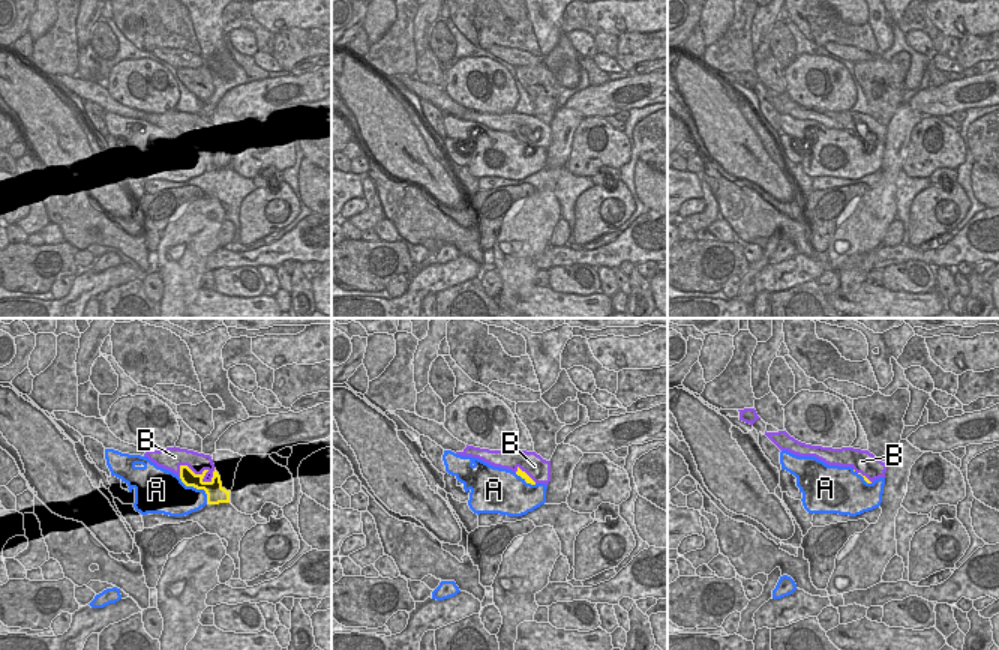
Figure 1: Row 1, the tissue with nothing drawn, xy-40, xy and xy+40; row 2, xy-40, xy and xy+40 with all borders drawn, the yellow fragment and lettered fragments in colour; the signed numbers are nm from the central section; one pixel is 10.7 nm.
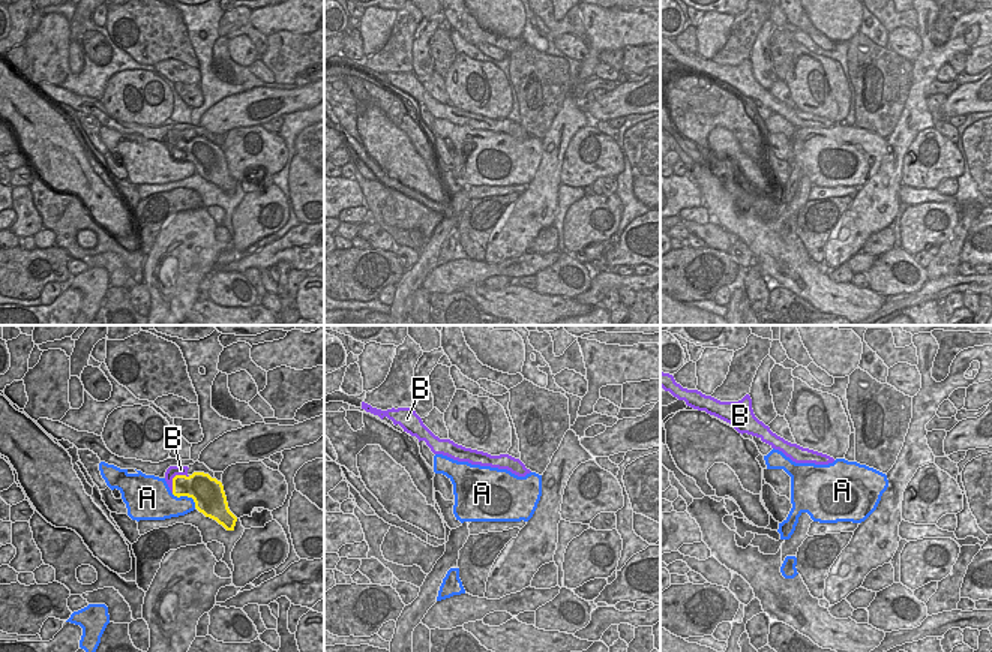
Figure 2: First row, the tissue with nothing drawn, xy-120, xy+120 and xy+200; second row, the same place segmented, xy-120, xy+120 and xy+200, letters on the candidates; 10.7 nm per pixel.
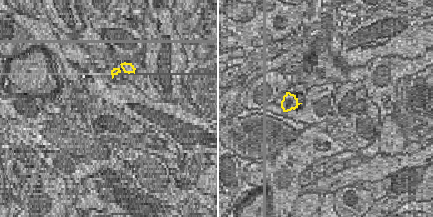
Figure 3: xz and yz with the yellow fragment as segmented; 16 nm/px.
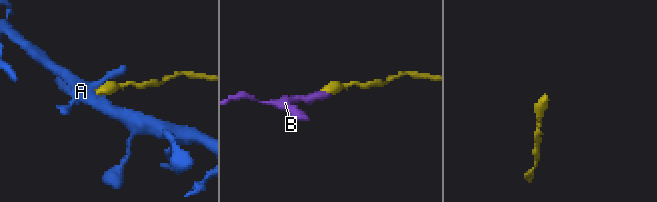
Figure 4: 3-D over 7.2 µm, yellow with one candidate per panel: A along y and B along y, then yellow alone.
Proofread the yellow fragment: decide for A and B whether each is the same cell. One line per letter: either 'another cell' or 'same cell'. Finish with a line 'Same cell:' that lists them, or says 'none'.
A: another cell
B: same cell
Same cell: B

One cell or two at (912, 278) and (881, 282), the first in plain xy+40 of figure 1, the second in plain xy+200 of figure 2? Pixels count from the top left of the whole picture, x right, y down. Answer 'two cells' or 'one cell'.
one cell

